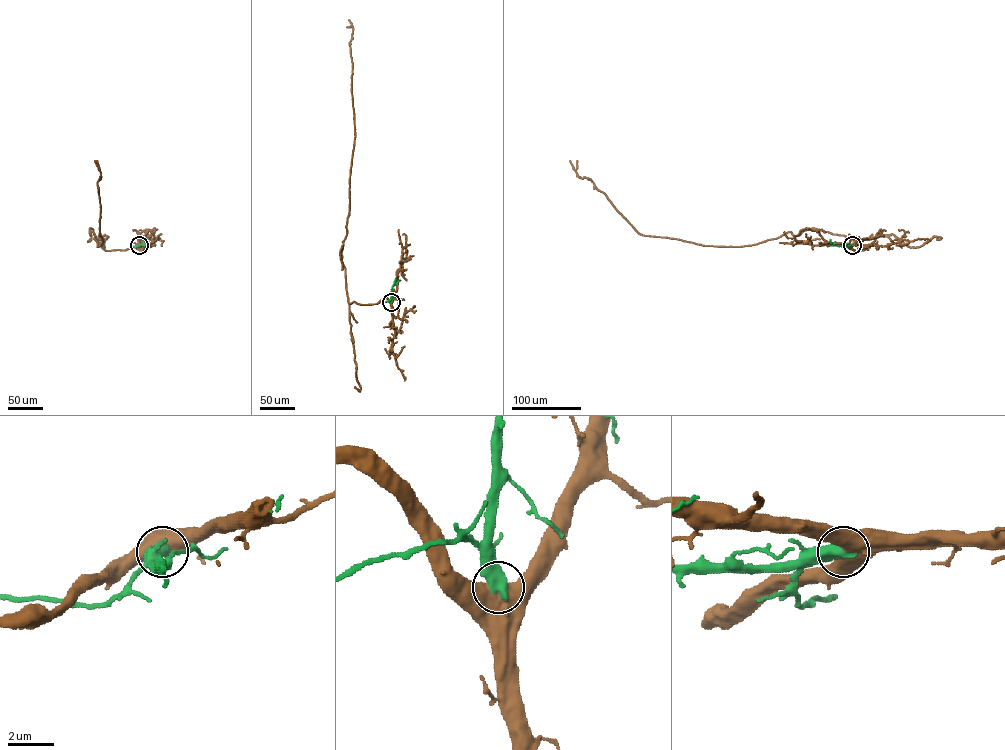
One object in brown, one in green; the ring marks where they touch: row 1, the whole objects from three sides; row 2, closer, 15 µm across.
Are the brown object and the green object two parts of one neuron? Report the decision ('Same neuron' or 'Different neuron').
Different neuron

